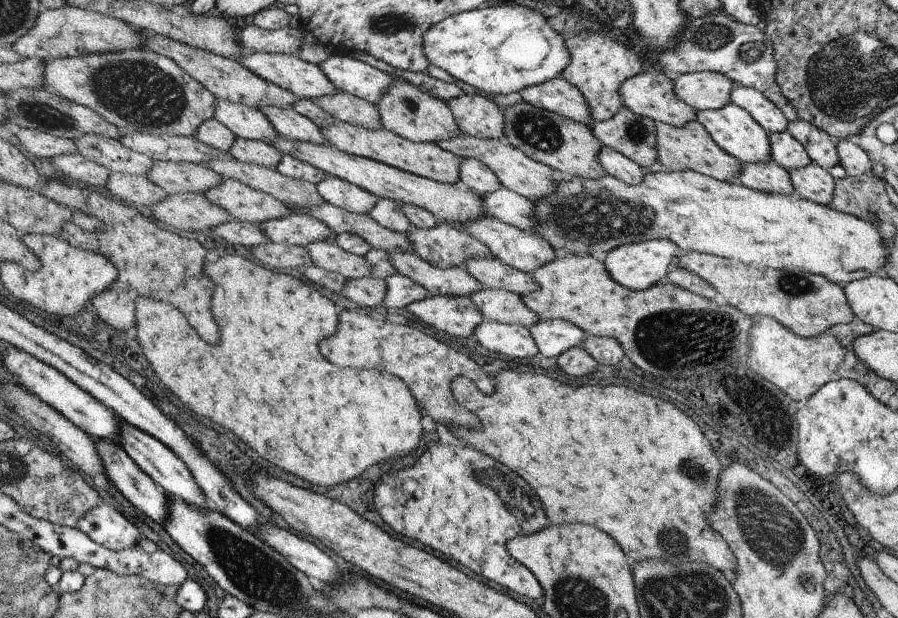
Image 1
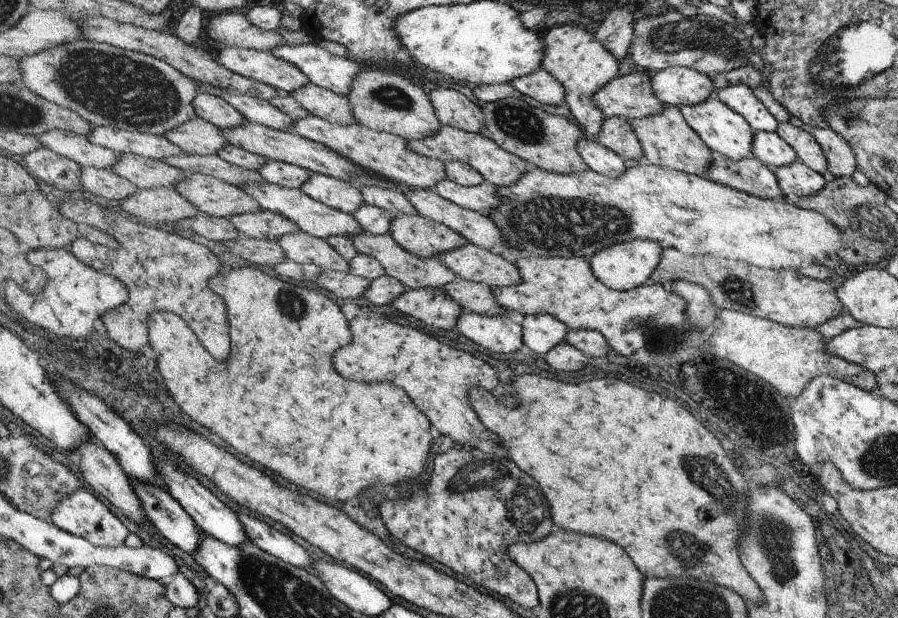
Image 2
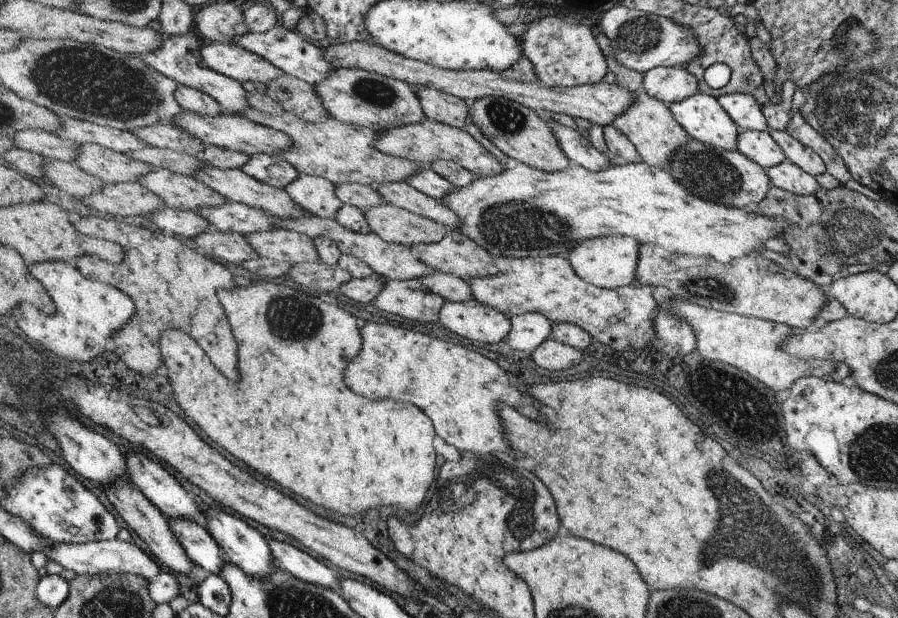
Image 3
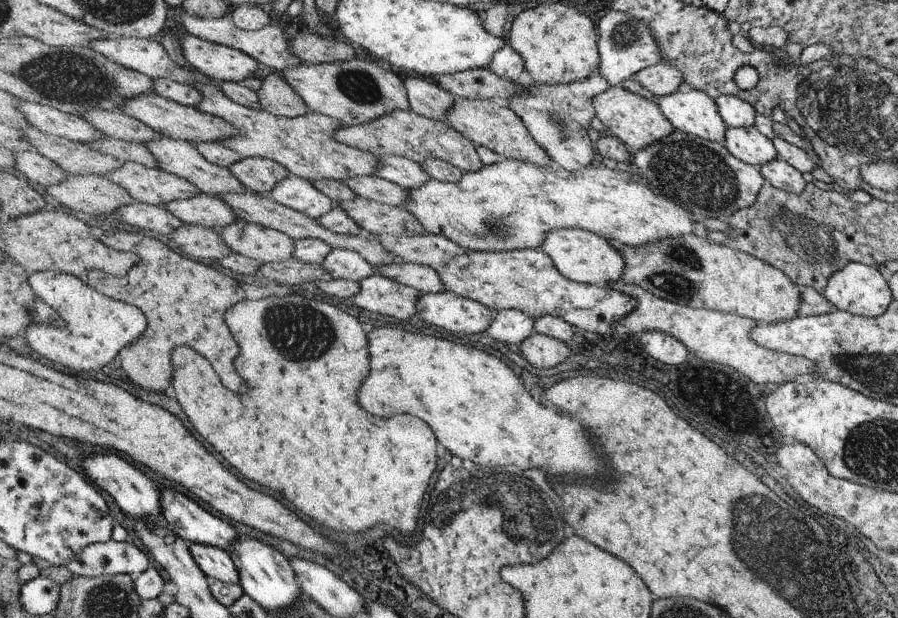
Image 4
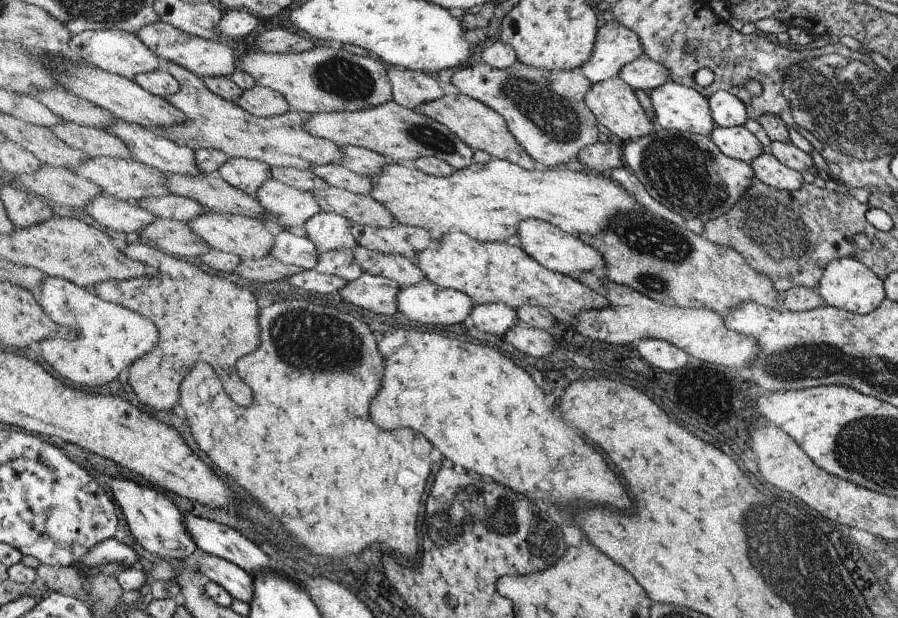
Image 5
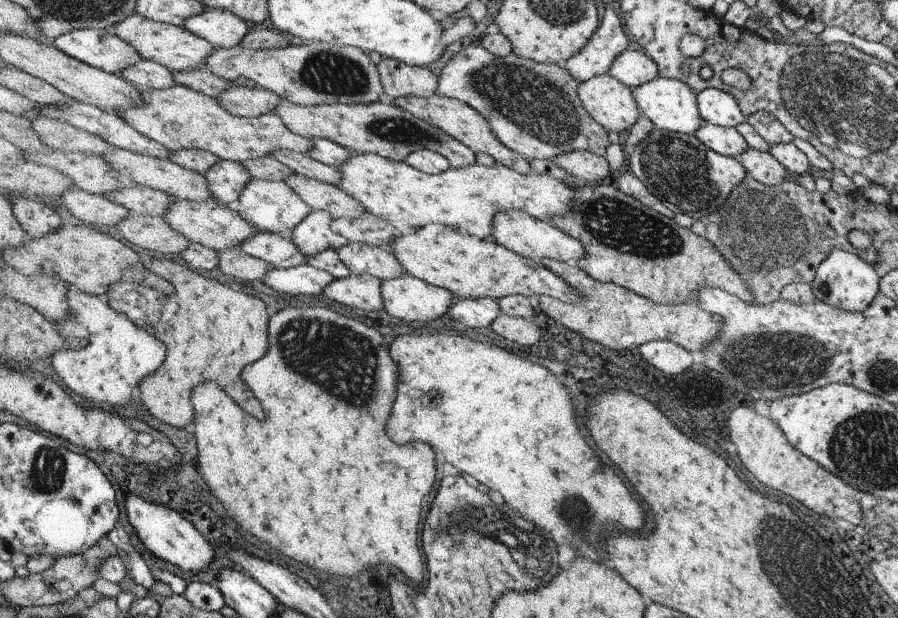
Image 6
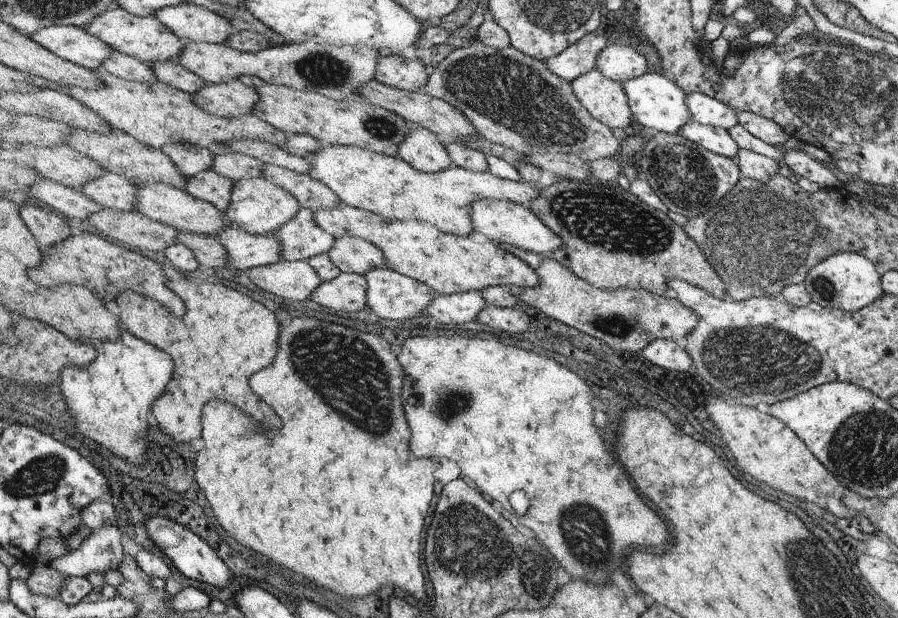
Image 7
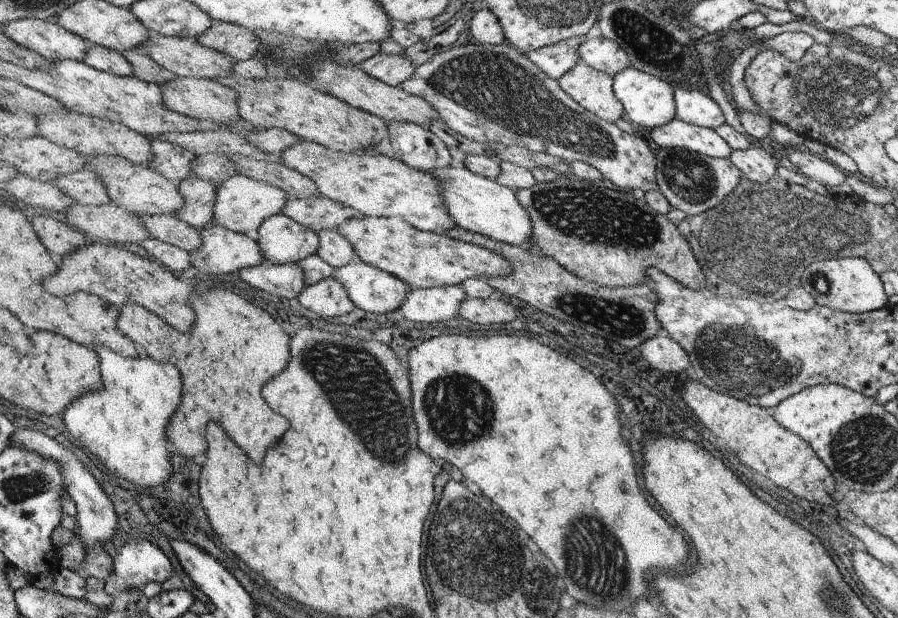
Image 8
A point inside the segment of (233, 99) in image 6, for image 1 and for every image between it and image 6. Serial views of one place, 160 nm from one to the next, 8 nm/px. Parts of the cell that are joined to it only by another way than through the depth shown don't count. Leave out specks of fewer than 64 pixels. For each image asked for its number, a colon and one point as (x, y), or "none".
1: (344, 107)
2: (335, 108)
3: (294, 95)
4: (277, 96)
5: (262, 101)

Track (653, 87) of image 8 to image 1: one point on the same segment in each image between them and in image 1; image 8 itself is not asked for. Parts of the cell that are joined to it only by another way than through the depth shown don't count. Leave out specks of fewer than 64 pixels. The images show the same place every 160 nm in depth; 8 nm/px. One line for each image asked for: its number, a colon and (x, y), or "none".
1: (735, 130)
2: (724, 130)
3: (703, 117)
4: (691, 111)
5: (678, 107)
6: (672, 105)
7: (656, 102)

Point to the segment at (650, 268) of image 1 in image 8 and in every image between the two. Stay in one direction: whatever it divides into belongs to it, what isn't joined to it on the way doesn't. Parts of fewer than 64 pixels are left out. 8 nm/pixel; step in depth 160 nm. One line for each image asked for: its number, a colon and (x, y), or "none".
2: (623, 266)
3: (609, 262)
4: (585, 257)
5: (557, 249)
6: (518, 231)
7: (503, 222)
8: (481, 205)

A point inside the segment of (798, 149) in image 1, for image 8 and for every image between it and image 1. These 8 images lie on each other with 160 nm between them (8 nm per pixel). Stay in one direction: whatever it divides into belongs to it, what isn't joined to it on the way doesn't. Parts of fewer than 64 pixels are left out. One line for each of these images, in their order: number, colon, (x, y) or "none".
2: (769, 147)
3: (760, 146)
4: (748, 144)
5: (737, 142)
6: (729, 142)
7: (718, 140)
8: (679, 134)

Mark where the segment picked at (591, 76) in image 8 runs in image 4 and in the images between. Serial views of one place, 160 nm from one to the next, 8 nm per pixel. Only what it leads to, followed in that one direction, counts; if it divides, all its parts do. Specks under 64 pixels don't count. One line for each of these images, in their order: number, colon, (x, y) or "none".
4: (638, 122)
5: (614, 102)
6: (613, 104)
7: (606, 99)

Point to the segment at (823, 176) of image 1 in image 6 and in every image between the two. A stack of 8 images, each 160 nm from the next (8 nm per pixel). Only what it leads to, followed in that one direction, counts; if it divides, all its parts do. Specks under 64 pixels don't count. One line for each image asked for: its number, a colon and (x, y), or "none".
2: (797, 180)
3: (786, 175)
4: (778, 173)
5: (768, 169)
6: (762, 166)

